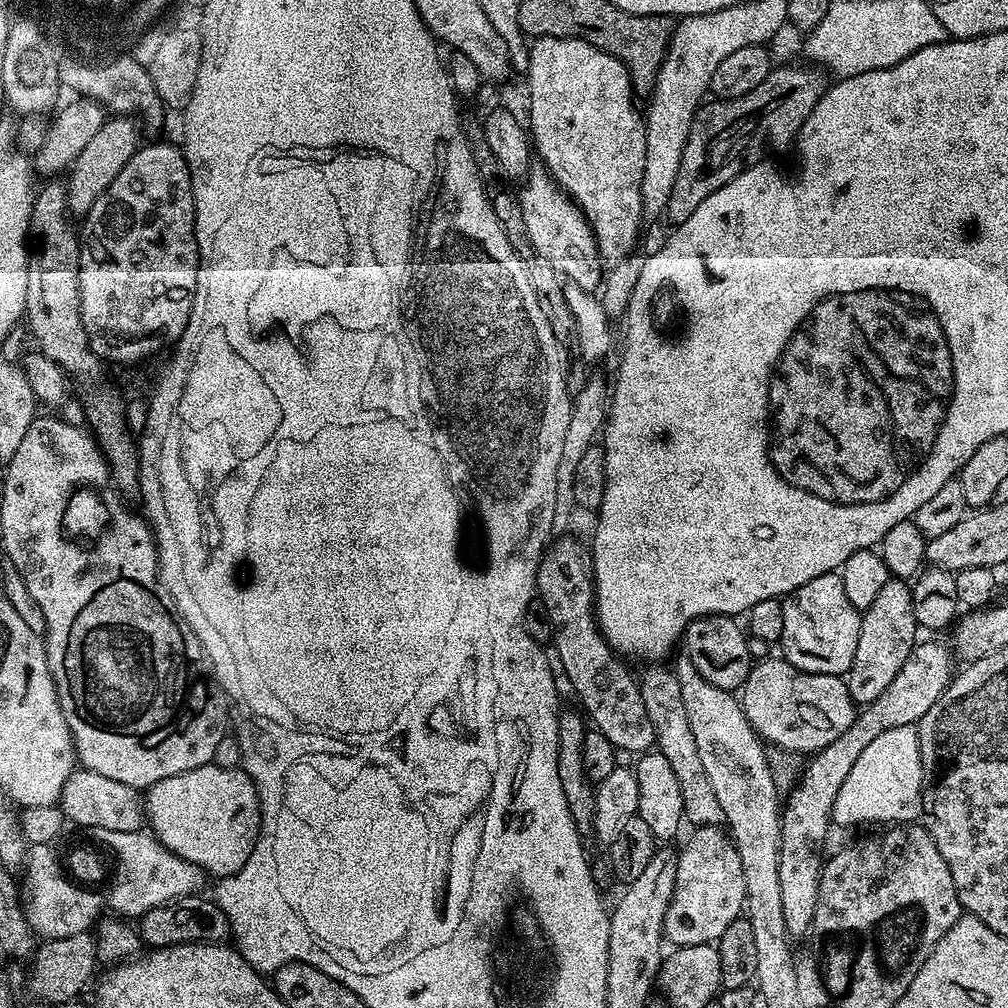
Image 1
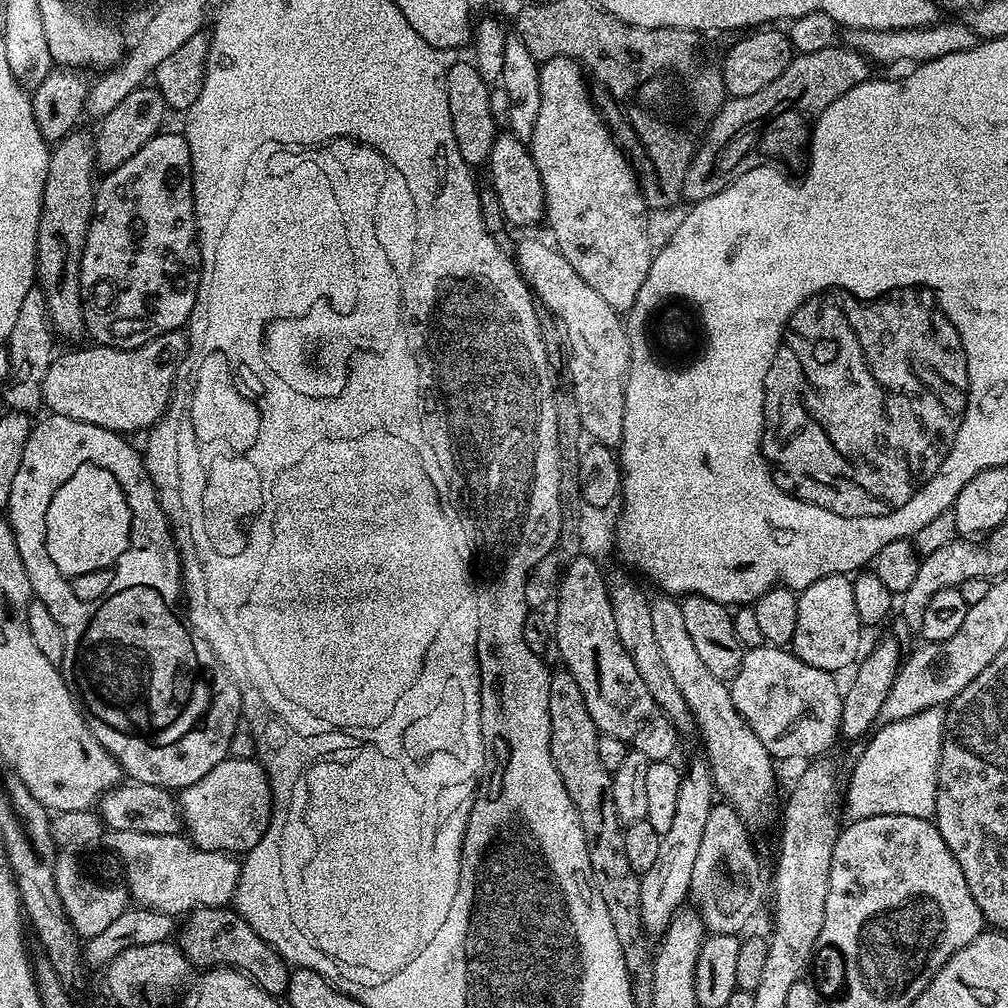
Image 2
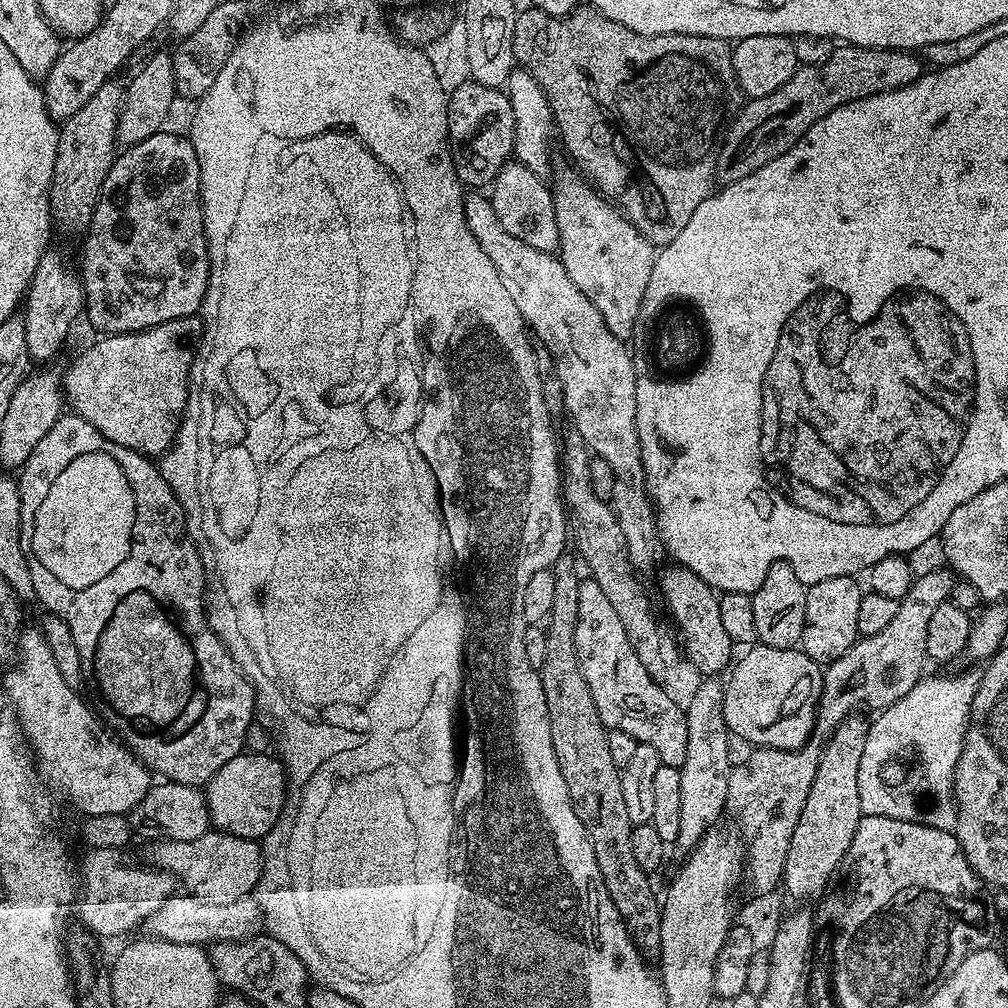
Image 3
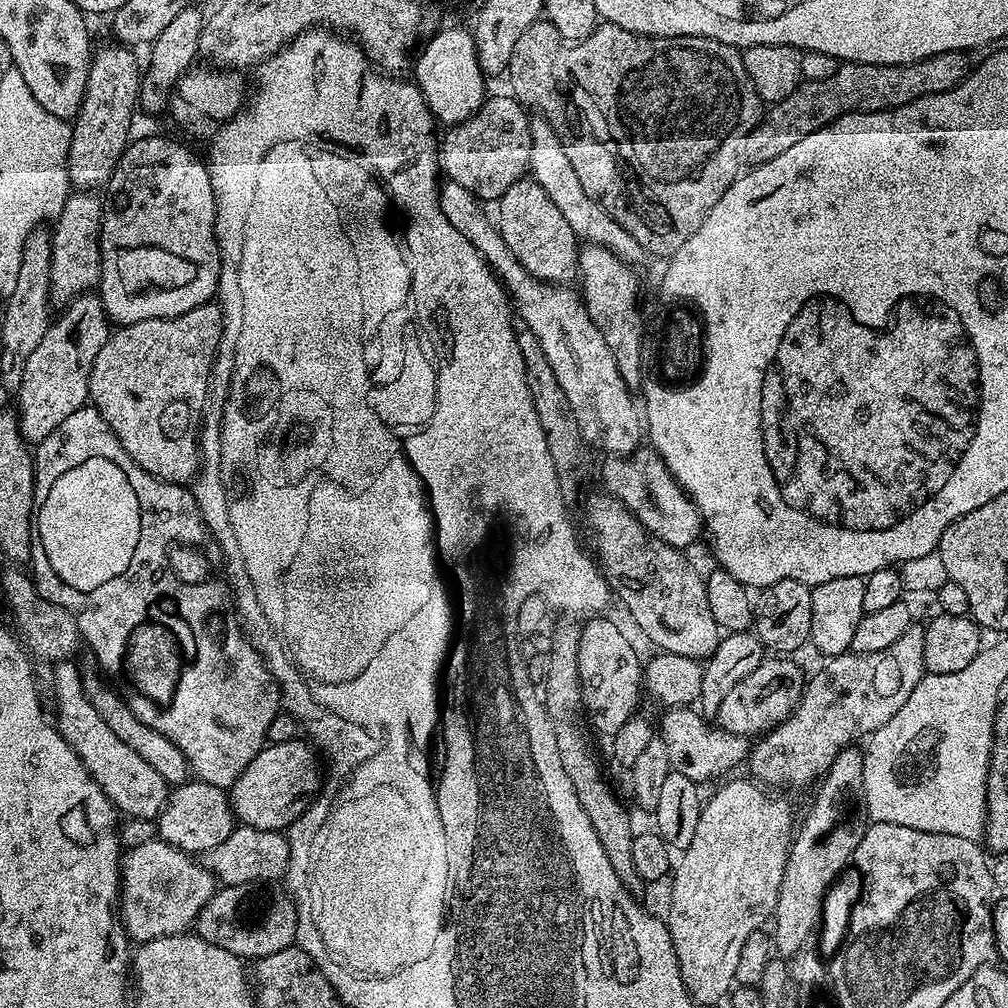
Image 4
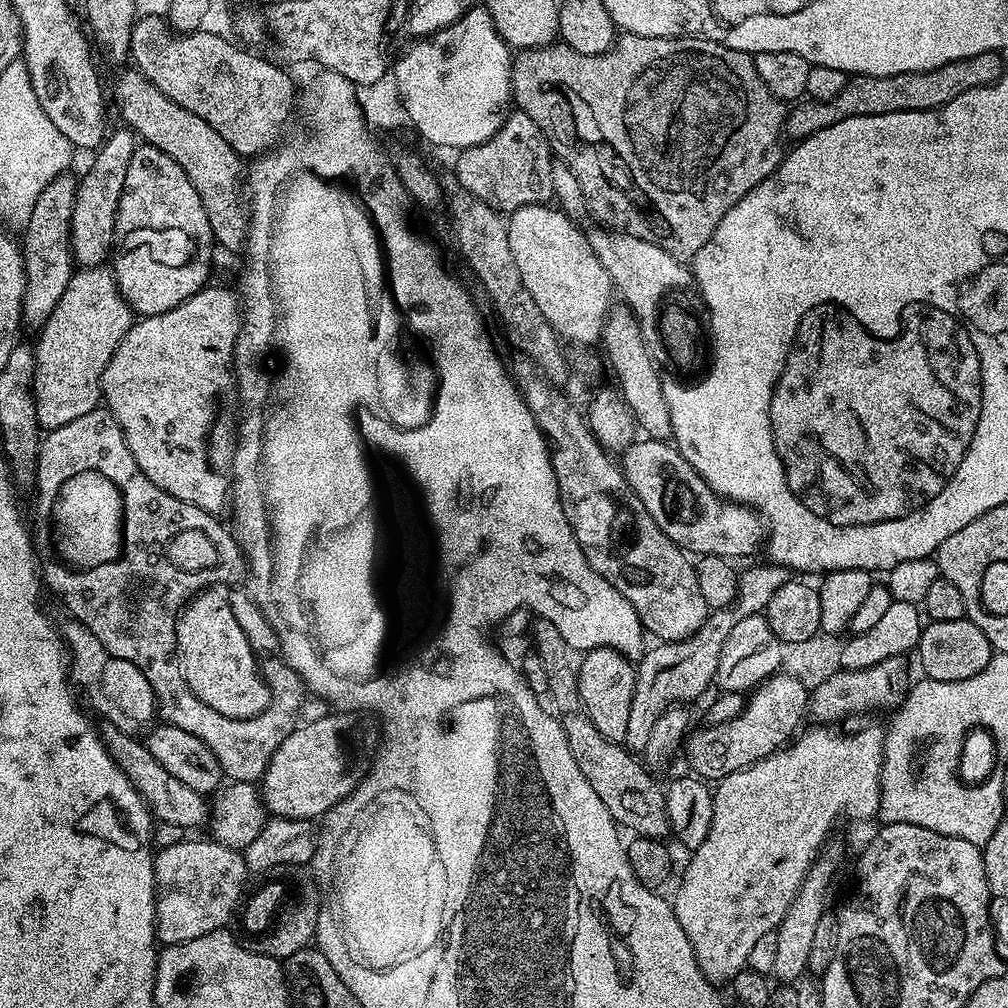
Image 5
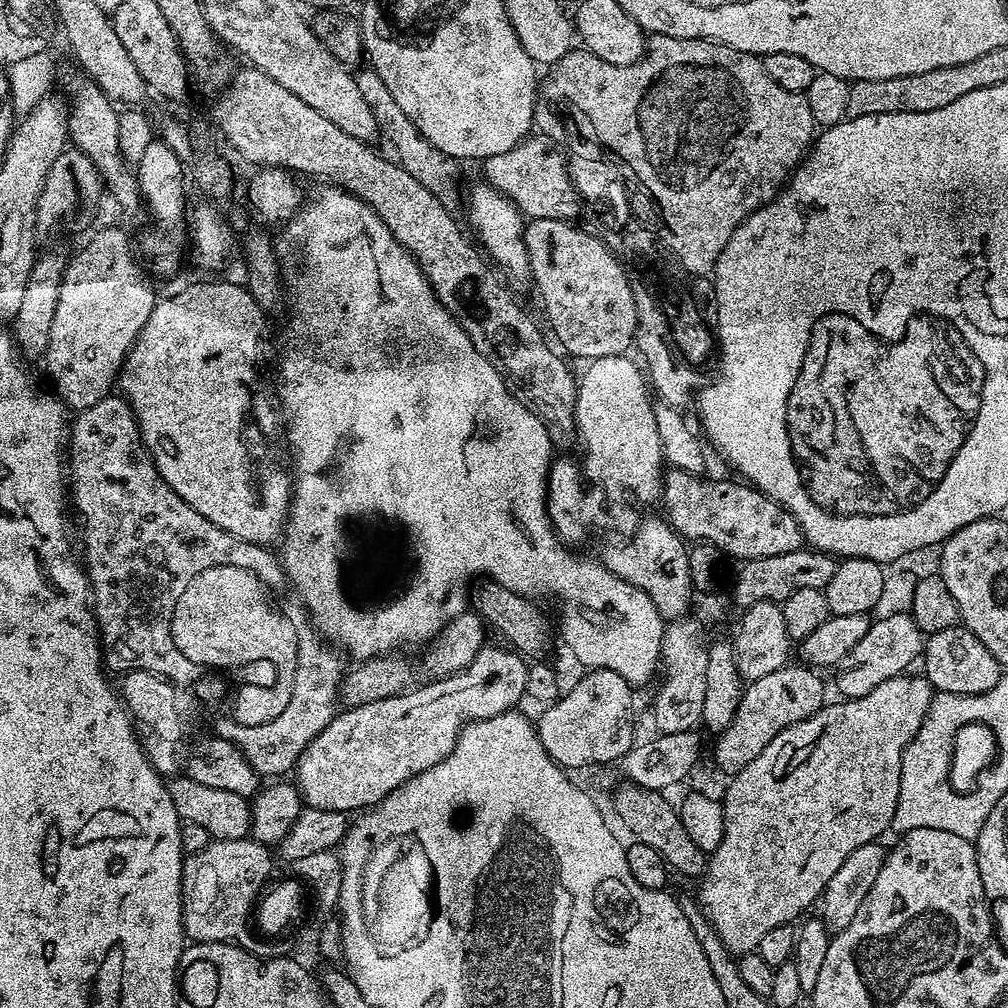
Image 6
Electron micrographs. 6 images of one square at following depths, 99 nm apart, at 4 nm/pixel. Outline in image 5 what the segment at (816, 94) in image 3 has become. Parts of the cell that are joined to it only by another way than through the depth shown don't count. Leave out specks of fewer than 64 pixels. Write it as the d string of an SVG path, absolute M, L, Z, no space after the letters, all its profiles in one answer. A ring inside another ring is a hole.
M983 52L982 54L978 54L977 56L971 56L970 58L966 58L965 60L959 60L958 62L950 62L946 66L942 66L941 68L935 68L934 70L926 70L925 72L903 72L902 74L890 74L889 76L853 76L849 79L848 85L842 90L842 94L838 94L838 98L834 98L833 100L814 100L809 99L807 101L808 104L804 104L805 102L800 102L795 105L796 108L787 113L786 119L784 121L784 131L790 137L793 136L793 141L799 142L801 140L805 140L807 136L810 134L814 134L818 130L822 130L826 126L834 126L834 122L842 122L846 118L850 118L851 116L877 116L878 114L894 114L895 112L913 112L914 110L930 110L931 108L941 108L942 106L946 106L946 102L954 102L954 98L958 98L958 94L966 94L966 90L974 90L975 88L981 88L982 86L986 86L987 84L995 84L996 79L1004 73L1006 70L1006 64L1004 64L1005 57L1001 55L999 52Z

